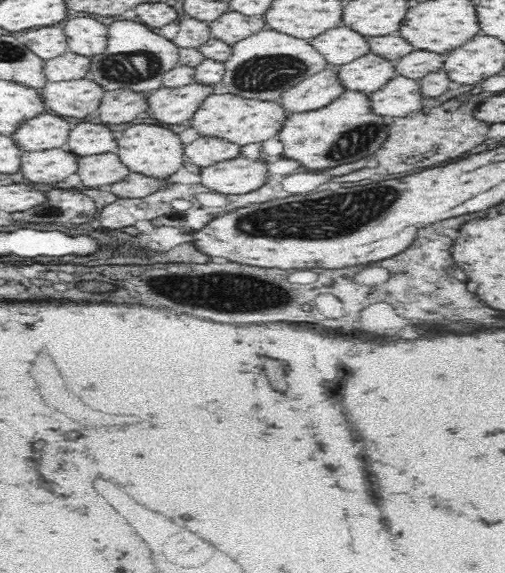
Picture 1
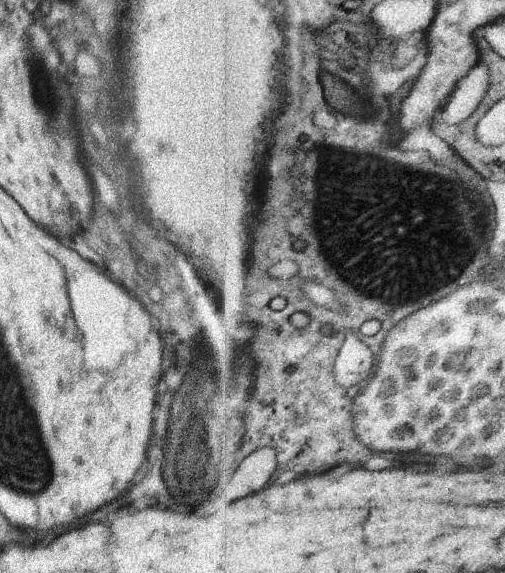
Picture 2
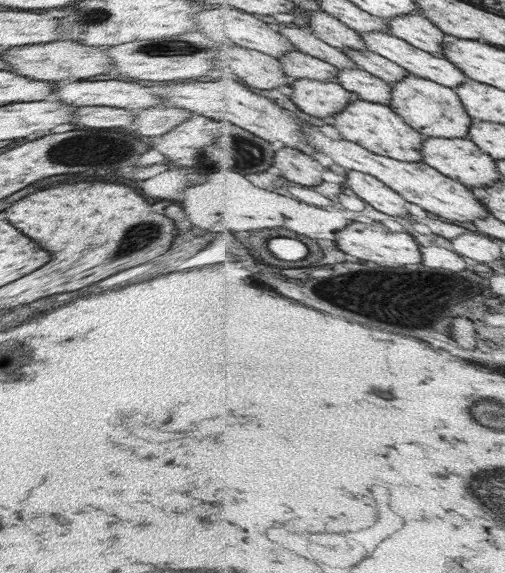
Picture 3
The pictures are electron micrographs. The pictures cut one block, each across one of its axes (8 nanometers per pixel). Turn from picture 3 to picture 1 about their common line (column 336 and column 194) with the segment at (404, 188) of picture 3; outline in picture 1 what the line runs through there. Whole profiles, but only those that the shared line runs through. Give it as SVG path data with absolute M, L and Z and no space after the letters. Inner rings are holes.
M199 134L193 142L185 145L185 154L192 159L194 165L201 167L201 169L217 164L222 160L229 160L238 152L241 152L239 144L209 134Z

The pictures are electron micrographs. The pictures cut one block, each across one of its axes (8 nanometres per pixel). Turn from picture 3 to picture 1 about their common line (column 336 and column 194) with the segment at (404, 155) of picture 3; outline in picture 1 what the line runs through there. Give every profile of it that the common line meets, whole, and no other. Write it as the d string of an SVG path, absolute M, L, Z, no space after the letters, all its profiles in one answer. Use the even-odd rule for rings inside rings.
M211 94L196 111L189 125L199 134L219 136L231 140L240 146L263 143L265 140L277 138L290 112L277 100L260 100L244 98L237 94Z

